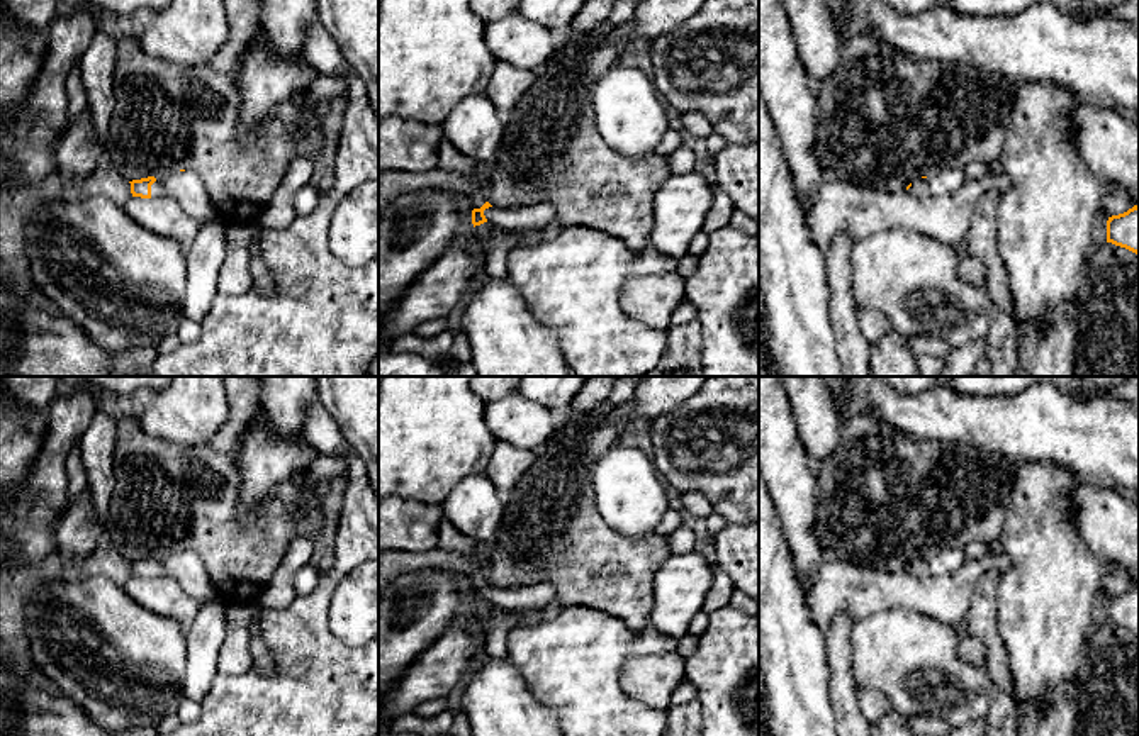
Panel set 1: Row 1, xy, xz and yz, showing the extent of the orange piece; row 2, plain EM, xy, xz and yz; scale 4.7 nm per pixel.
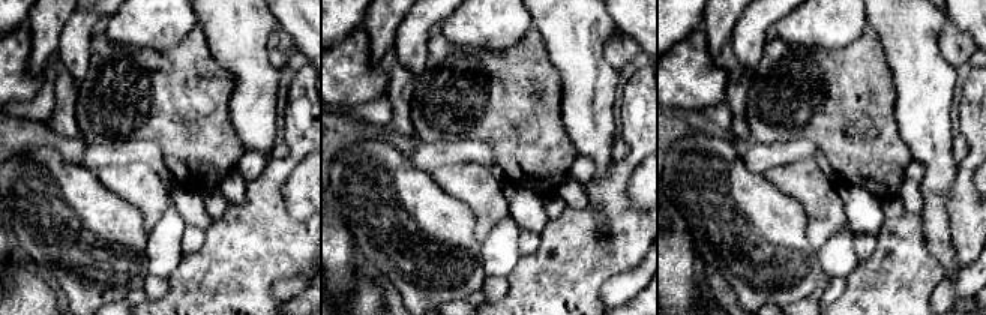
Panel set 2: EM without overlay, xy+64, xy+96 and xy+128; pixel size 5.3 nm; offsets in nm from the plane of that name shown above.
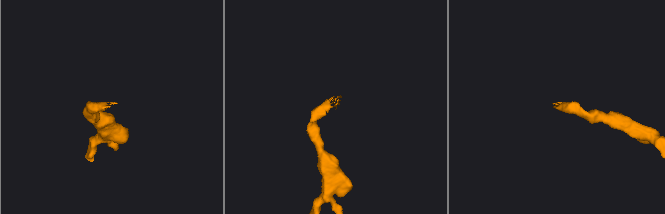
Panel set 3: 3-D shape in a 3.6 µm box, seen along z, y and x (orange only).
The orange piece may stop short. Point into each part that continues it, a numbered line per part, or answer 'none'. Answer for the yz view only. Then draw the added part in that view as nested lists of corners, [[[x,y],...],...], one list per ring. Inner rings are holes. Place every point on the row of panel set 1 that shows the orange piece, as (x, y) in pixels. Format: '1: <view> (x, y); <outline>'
1: yz (946, 182); [[[944,170],[927,178],[918,178],[906,190],[918,198],[951,195],[966,183],[964,170]]]

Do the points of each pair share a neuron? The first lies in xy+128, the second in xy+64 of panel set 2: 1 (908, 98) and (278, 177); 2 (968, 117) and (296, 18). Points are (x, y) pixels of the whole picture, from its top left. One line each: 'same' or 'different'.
1: different
2: different

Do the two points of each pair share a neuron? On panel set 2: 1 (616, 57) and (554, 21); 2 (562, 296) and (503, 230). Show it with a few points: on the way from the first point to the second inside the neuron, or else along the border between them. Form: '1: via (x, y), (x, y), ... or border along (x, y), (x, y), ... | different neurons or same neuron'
1: border along (616, 27), (607, 42), (605, 59), (625, 74) | different neurons
2: border along (521, 257), (517, 266), (505, 276) | different neurons

